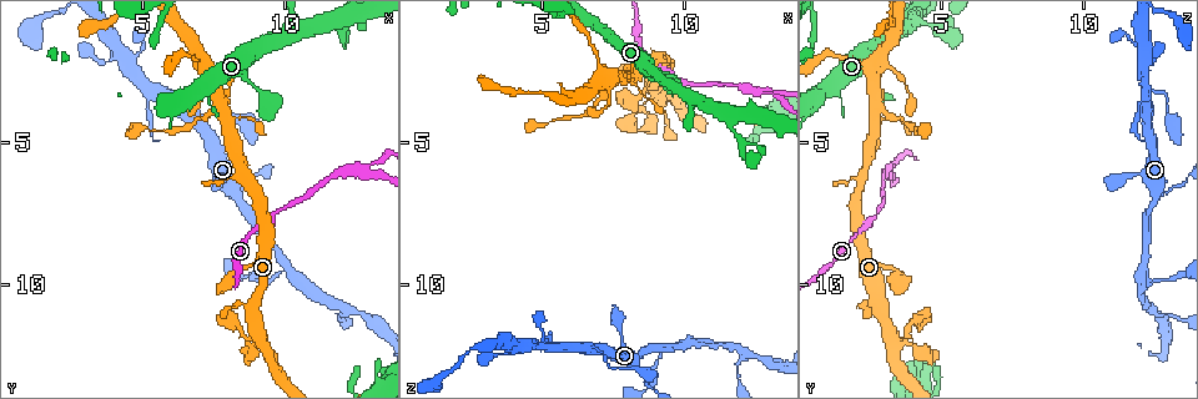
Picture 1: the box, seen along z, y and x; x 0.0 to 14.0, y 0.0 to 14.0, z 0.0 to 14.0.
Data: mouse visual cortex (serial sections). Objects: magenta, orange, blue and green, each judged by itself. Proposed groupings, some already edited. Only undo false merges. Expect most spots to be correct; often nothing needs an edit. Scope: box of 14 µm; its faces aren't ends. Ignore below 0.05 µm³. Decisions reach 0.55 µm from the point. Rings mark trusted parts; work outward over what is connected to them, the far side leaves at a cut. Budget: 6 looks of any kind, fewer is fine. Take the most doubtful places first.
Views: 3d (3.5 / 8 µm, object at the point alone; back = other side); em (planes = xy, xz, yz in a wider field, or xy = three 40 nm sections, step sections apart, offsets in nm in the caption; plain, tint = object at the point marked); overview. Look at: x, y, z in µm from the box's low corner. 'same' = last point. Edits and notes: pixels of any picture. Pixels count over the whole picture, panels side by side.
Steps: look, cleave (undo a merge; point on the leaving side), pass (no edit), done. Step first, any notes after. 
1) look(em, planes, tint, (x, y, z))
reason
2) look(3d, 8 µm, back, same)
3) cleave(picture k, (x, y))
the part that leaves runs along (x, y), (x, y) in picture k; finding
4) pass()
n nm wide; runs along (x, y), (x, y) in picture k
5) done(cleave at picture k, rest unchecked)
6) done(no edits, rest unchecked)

look(3d, 3.5 µm, (12.2, 5.9, 3.2))
a fork

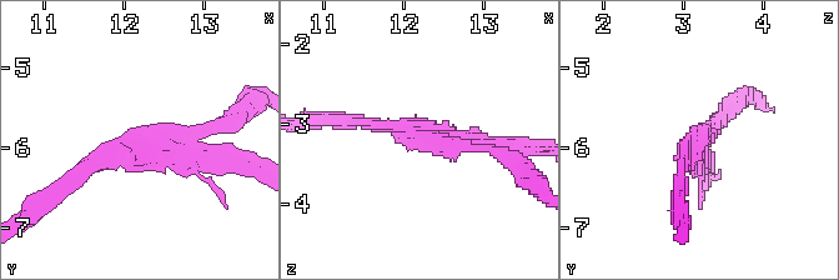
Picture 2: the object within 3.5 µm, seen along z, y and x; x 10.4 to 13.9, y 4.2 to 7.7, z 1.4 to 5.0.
look(em, xy, step 3, tint, (12.20, 6.00, 3.15))

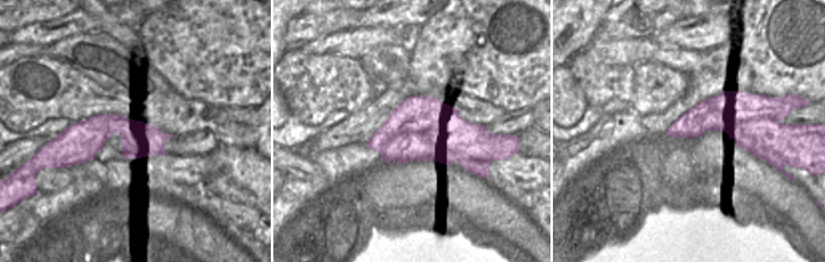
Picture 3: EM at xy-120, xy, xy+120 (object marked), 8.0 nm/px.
cleave(picture 2, (242, 155))
the part that leaves runs along (152, 154), (232, 158), (260, 173) in picture 2; a second cell is stuck on

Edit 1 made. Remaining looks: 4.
look(overview)

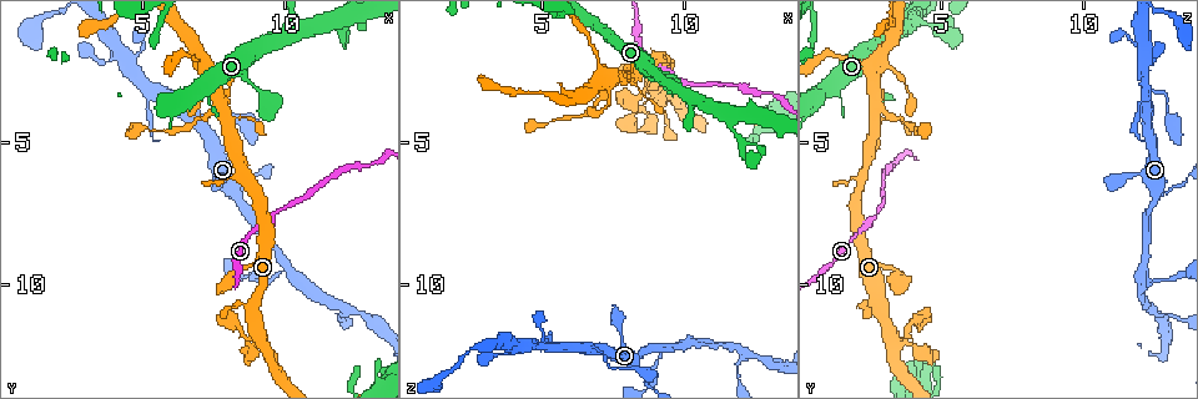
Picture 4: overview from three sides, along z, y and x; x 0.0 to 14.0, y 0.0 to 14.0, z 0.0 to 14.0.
look(3d, 3.5 µm, back, (10.2, 9.5, 12.1))
a fork

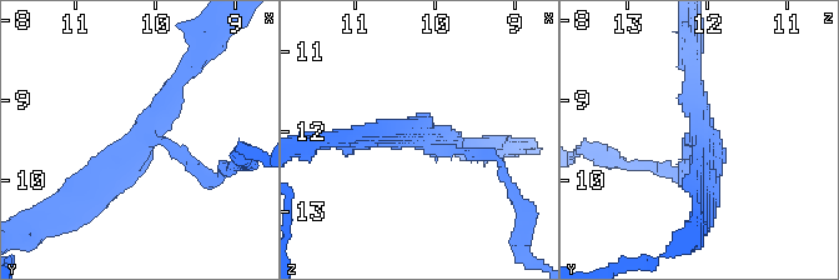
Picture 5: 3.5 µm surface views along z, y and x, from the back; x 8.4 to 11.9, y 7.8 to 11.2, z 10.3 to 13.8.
look(em, xy, step 1, tint, (10.20, 9.45, 12.10))

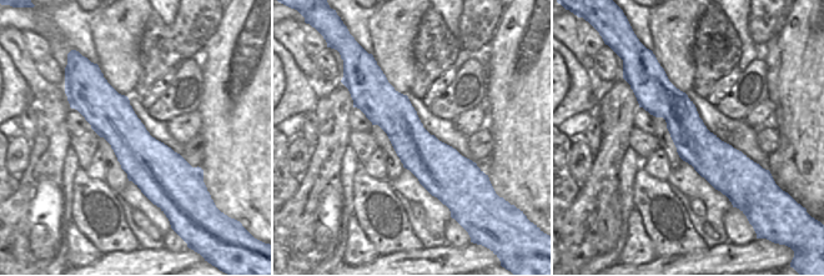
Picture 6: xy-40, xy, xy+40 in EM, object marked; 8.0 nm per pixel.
look(em, xy, step 3, tint, same)
another direction

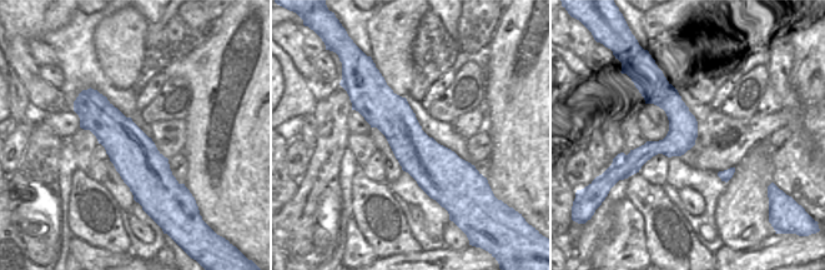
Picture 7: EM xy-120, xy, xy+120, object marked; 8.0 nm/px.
pass()
arms of 150, 250, 250 nm; runs along (194, 65), (94, 199) in picture 5; all the same cell

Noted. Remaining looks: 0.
done(cleave at picture 2, rest unchecked)

